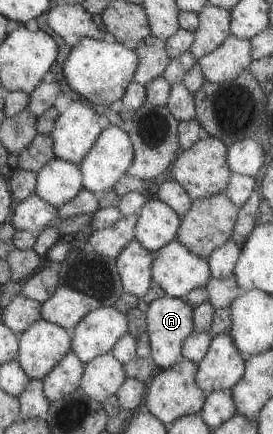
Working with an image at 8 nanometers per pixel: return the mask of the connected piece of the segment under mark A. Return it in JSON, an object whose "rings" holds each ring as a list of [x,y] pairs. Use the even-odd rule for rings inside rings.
{"rings":[[[165,295],[150,302],[144,310],[148,336],[149,354],[159,368],[169,368],[181,356],[183,341],[194,331],[192,325],[192,308],[183,300]]]}

